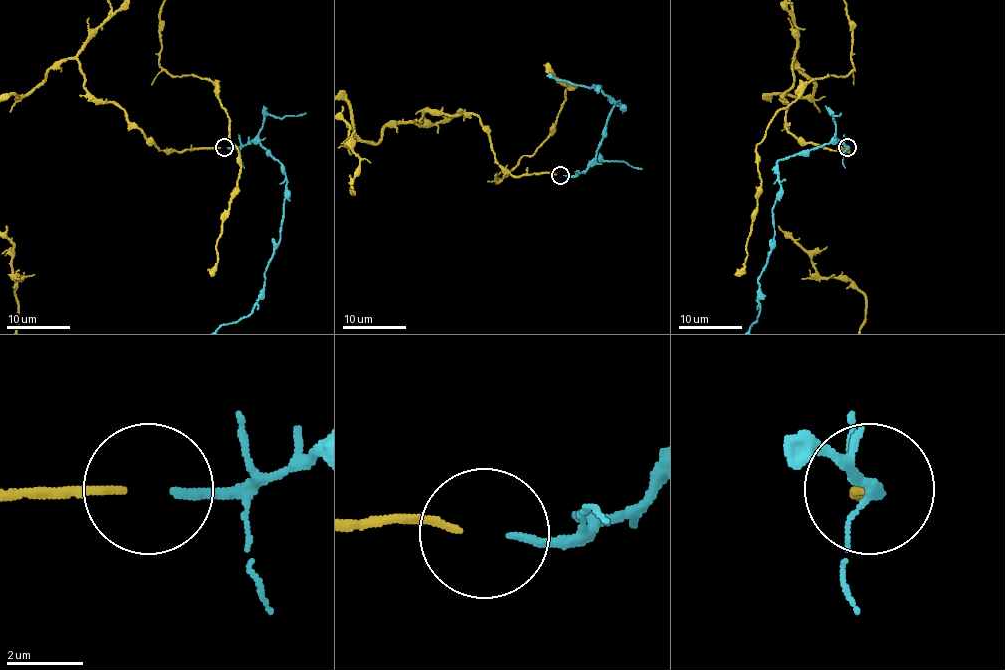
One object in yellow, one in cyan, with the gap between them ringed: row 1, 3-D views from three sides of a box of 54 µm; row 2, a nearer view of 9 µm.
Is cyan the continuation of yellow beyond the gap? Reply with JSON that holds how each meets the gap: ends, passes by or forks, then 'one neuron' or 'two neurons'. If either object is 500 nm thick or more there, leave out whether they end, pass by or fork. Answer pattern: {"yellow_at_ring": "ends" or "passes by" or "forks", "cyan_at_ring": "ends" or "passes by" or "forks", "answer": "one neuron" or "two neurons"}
{"yellow_at_ring": "ends", "cyan_at_ring": "ends", "answer": "one neuron"}

